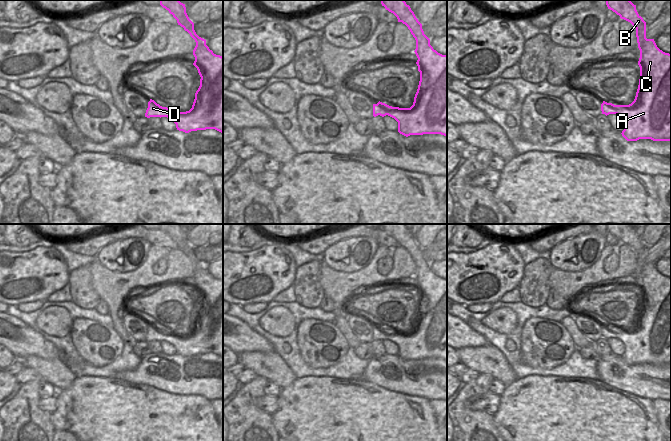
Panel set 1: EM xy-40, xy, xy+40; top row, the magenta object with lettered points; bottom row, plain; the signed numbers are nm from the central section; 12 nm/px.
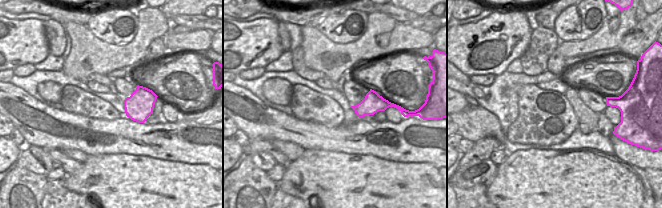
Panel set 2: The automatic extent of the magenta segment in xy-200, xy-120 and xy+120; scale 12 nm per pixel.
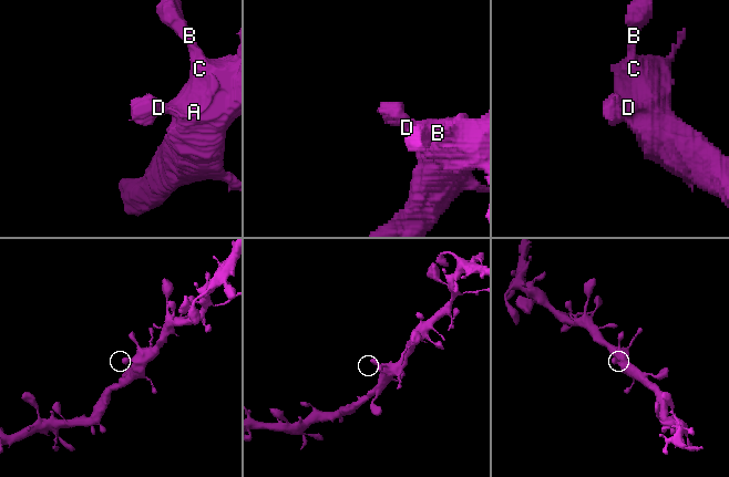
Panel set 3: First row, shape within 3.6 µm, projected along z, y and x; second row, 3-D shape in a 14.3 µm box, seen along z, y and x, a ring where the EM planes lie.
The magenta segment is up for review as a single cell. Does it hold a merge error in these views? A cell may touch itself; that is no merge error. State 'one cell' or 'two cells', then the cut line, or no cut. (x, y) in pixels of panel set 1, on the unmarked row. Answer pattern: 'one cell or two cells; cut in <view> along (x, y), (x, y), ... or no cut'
one cell; no cut

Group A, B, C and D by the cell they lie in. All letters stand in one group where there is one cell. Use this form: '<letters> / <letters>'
A B C D

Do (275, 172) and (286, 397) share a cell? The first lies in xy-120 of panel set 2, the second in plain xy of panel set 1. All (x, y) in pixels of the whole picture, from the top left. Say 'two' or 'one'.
two

